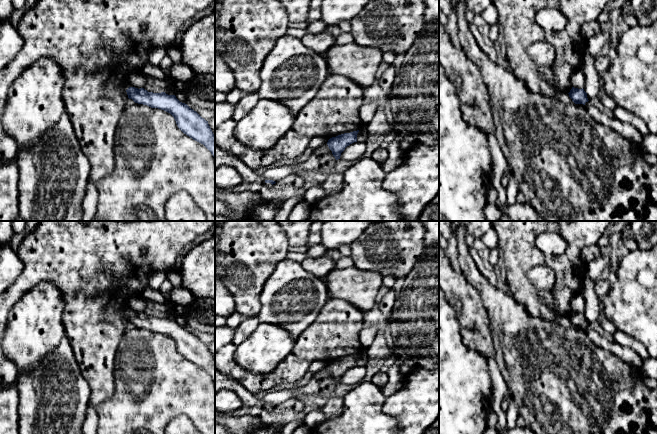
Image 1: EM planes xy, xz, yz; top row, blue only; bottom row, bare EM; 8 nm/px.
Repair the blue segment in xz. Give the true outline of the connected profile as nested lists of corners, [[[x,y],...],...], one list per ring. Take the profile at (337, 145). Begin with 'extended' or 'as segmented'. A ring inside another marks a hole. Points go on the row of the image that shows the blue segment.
as segmented; [[[359,130],[350,133],[344,133],[328,140],[327,145],[332,151],[336,160],[340,159],[341,153],[350,144],[357,142],[357,134]]]

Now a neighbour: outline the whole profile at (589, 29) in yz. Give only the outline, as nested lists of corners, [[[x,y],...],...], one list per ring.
[[[597,20],[586,22],[580,28],[580,33],[585,40],[588,40],[600,32],[601,24]]]

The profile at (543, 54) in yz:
[[[536,42],[530,45],[529,55],[542,68],[550,68],[555,59],[553,46],[546,42]]]

